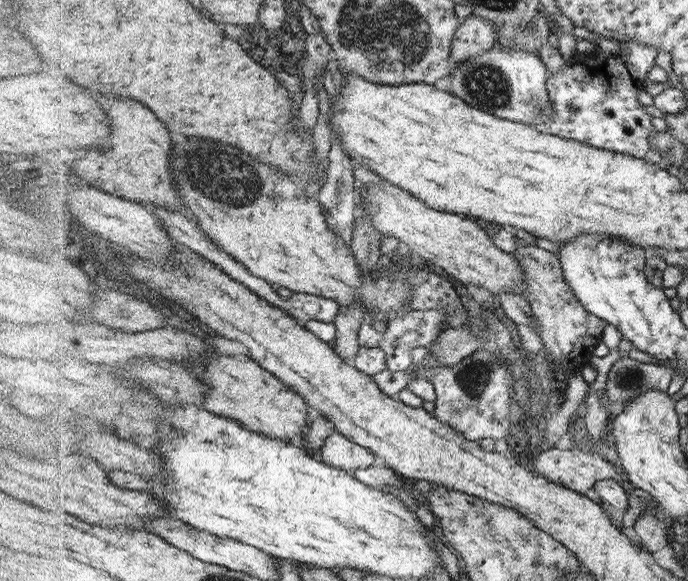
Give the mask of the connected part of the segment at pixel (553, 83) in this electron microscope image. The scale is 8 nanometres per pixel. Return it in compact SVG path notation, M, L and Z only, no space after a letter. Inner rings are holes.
M617 40L620 43L620 51L615 55L605 55L597 51L596 55L582 55L577 53L573 60L565 63L564 69L556 75L548 72L547 91L551 104L551 114L539 114L541 122L534 124L539 130L552 133L554 136L565 139L577 140L593 147L609 150L615 153L626 153L636 158L645 159L648 152L653 150L649 144L649 138L655 135L652 126L652 118L642 110L642 103L636 100L638 90L642 90L642 82L648 80L649 68L652 68L654 59L659 53L657 48L650 48L647 44L640 44L633 40Z

